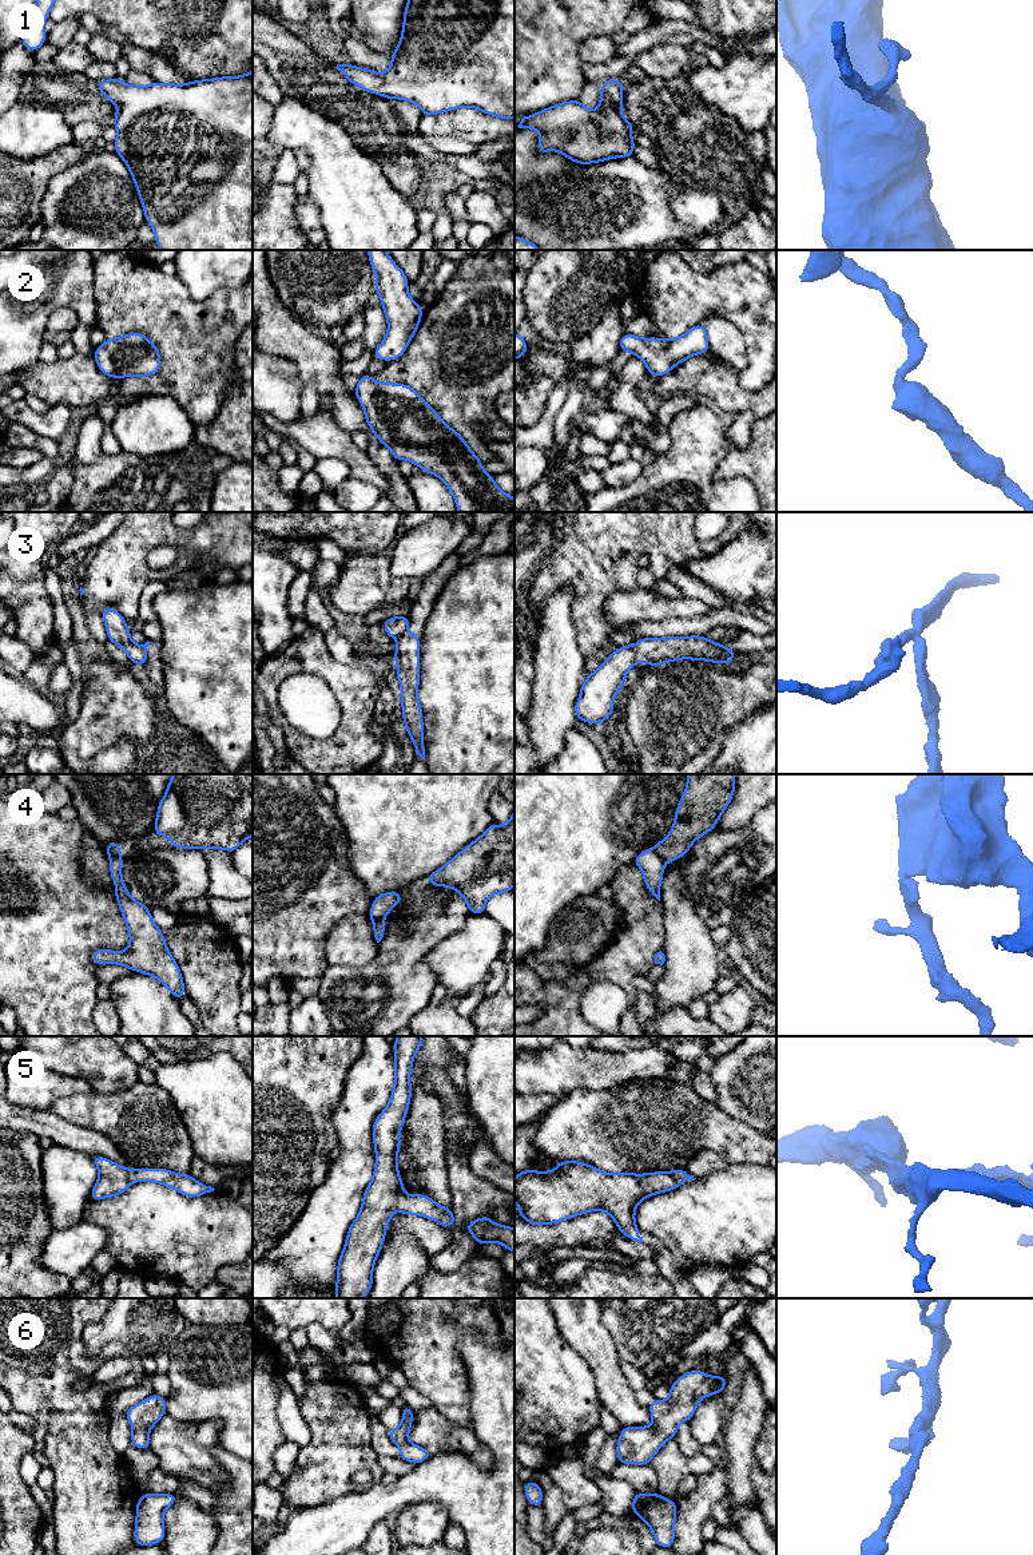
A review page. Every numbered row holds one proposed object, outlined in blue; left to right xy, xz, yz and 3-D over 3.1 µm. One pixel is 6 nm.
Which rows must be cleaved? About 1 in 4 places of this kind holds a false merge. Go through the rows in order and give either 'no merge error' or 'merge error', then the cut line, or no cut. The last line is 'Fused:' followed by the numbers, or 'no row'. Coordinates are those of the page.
1: no merge error | no cut
2: no merge error | no cut
3: no merge error | no cut
4: merge error | yz (652, 848), (664, 861)
5: no merge error | no cut
6: no merge error | no cut
Fused: 4

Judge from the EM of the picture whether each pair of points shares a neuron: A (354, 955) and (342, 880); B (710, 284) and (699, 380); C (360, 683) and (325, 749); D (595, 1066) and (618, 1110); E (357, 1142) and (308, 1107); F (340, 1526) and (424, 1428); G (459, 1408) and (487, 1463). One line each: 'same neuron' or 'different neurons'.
A: different neurons
B: different neurons
C: same neuron
D: different neurons
E: different neurons
F: different neurons
G: different neurons

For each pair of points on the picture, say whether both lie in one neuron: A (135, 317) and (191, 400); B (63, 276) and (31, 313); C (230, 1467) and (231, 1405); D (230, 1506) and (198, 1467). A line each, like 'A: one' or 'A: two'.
A: one
B: one
C: two
D: two

